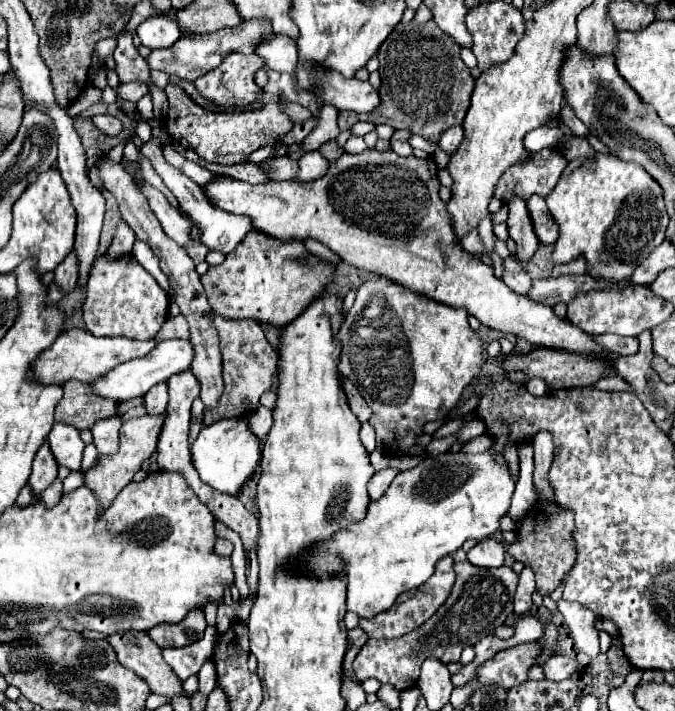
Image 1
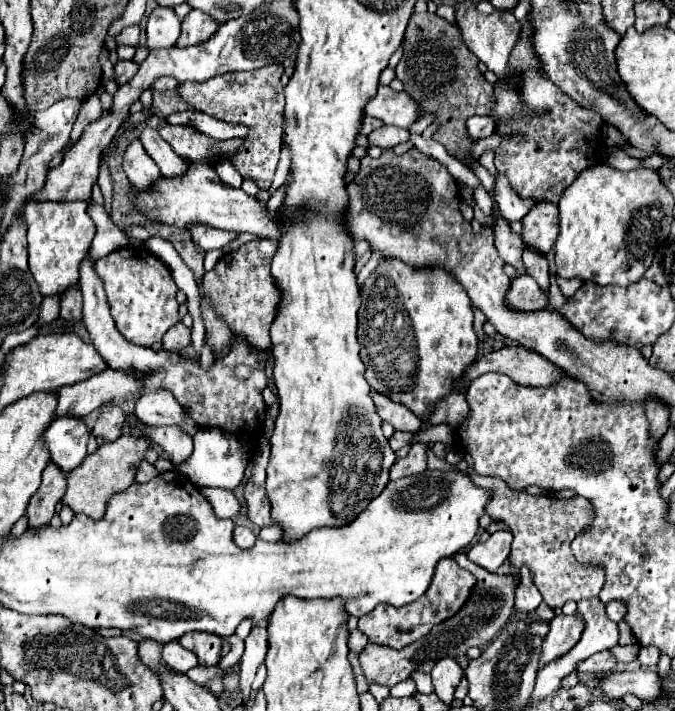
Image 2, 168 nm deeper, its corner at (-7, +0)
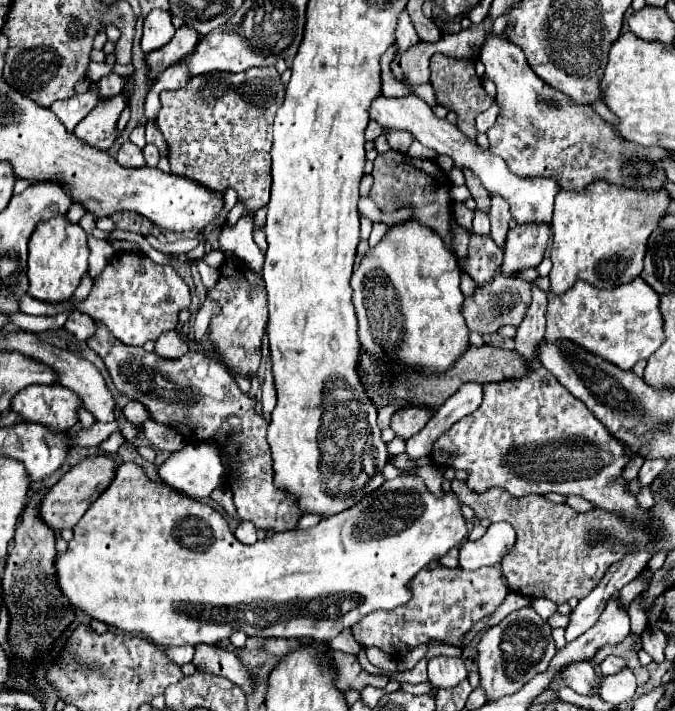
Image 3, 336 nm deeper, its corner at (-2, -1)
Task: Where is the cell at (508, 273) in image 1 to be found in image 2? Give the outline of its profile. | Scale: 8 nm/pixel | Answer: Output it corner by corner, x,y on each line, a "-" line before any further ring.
498,218
498,220
496,220
494,238
496,238
496,250
498,250
500,258
502,258
506,264
512,264
512,266
516,268
518,276
526,274
524,262
522,262
524,242
522,242
520,236
516,236
516,234
510,230
510,224
508,224
504,218

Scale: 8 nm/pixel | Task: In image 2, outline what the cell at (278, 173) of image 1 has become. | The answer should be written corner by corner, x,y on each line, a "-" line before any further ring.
282,64
262,66
250,72
228,72
206,82
184,82
178,86
178,92
188,100
196,110
206,112
218,120
246,124
252,132
246,136
244,148
230,160
242,178
252,178
260,190
268,190
280,158
282,144
282,112
284,112
284,86
280,84
284,68

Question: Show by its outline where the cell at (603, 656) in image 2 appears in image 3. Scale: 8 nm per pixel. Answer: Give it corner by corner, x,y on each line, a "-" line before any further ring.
607,657
601,661
601,669
603,669
603,675
613,675
613,673
619,673
621,669
625,669
627,663
625,659
621,657

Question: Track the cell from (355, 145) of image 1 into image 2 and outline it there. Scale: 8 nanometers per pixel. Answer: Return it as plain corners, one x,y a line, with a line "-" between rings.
382,126
368,134
368,146
380,146
380,148
394,148
396,144
402,144
408,140
410,140
408,130
400,130
392,126

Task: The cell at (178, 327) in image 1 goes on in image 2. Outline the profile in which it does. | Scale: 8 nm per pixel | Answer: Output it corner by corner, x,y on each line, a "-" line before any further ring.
178,322
176,326
172,326
164,334
164,338
162,338
164,350
168,350
168,352
180,352
180,350
184,350
190,344
190,334
192,334
192,330
186,328
182,322

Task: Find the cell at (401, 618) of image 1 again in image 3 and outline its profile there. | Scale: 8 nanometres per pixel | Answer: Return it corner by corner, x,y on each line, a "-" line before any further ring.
439,561
429,563
427,567
423,567
423,571
419,571
419,575
415,575
415,579
411,579
411,603
405,603
403,607
397,607
395,611
375,611
371,615
367,615
367,619
361,619
351,631
353,637
365,645
365,647
379,647
381,651
385,651
391,657
399,657
405,655
409,651
413,651
419,645
425,645
429,641
441,641
453,647
463,649
463,639
465,635
471,631
471,627
483,619
489,617
505,599
507,595
507,583
503,583
503,573
499,567
483,567
477,571
463,571
463,569
449,569
443,567

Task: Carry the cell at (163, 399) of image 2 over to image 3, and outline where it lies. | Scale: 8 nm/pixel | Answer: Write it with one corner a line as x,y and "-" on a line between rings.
129,401
125,407
123,407
123,415
127,417
127,421
131,421
133,425
143,425
145,421
149,421
149,413
147,409
143,407
143,403
139,401

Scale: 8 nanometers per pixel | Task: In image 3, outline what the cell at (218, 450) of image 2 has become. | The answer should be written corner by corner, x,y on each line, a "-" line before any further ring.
189,443
183,449
175,451
159,469
159,477
163,483
173,487
175,491
181,491
187,497
203,499
209,497
209,493
223,485
225,481
225,465
221,459
221,451
211,443

